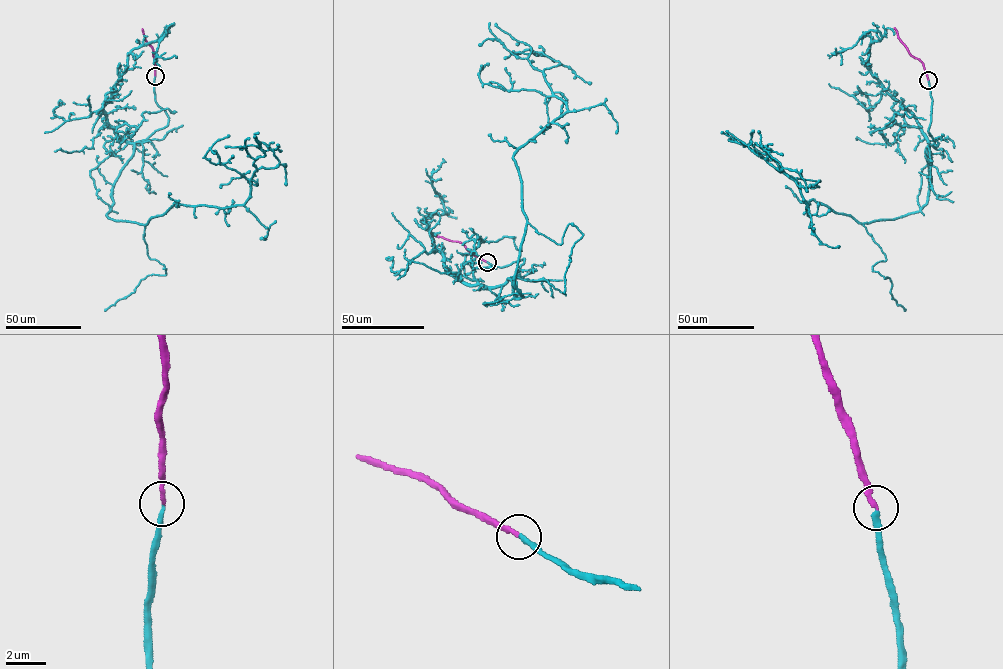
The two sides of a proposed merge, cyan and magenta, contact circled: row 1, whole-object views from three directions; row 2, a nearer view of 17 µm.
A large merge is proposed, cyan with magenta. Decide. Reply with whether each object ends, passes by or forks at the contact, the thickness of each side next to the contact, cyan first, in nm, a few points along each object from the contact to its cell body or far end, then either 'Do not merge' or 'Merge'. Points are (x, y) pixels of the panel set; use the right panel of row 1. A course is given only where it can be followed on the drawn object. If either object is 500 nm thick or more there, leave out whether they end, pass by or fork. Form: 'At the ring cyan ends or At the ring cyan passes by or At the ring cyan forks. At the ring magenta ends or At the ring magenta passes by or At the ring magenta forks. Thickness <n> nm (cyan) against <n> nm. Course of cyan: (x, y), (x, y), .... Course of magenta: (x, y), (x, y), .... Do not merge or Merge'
At the ring cyan ends. At the ring magenta ends. Thickness 240 nm (cyan) against 240 nm. Course of cyan: (928, 80), (934, 142), (919, 211), (858, 223), (813, 199), (806, 209), (798, 184), (753, 145). Course of magenta: (928, 80), (922, 62), (909, 53), (894, 28). Merge

